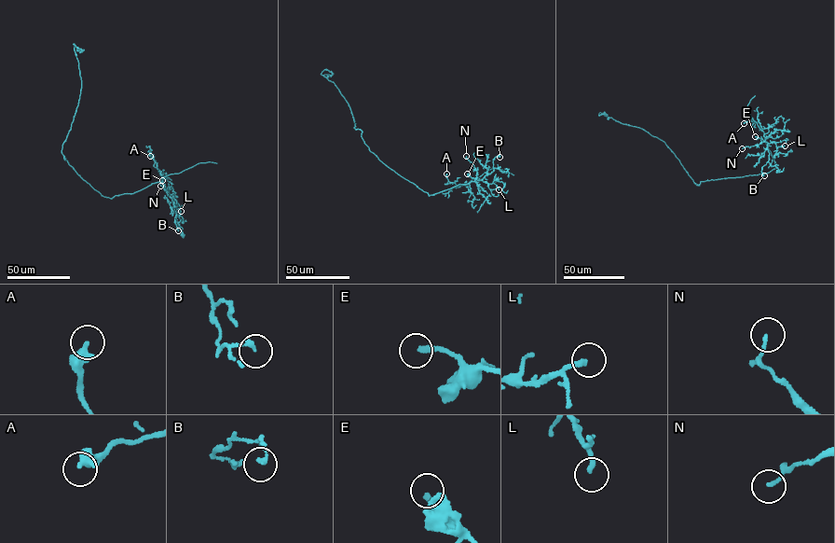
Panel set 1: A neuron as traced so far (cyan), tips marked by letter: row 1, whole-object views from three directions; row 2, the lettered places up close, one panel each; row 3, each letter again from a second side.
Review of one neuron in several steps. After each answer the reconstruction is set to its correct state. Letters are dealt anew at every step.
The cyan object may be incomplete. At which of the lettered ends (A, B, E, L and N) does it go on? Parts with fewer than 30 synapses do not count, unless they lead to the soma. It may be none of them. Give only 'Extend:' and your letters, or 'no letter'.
Extend: no letter

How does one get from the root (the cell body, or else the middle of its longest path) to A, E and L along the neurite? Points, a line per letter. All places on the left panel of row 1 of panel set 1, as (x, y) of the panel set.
A: (76, 173), (102, 195), (111, 199), (163, 181), (150, 156)
E: (76, 173), (102, 195), (111, 199), (133, 193), (157, 182), (162, 182), (165, 190), (162, 180)
L: (76, 173), (102, 195), (111, 199), (161, 182), (181, 211)

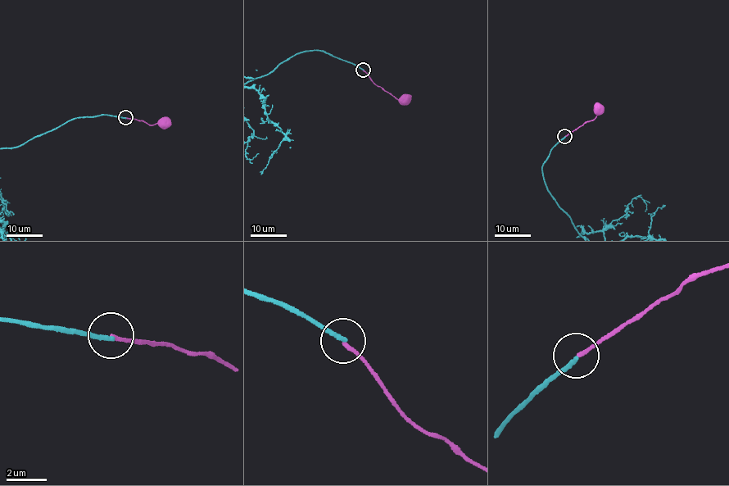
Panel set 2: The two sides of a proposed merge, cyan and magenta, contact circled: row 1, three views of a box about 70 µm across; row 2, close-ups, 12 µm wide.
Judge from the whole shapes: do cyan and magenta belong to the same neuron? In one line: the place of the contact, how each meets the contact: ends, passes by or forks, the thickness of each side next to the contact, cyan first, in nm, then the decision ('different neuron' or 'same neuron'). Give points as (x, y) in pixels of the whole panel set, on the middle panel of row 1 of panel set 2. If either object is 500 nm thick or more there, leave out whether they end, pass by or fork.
place (363, 70); cyan ends; magenta ends; calibres 200 and 180 nm; different neuron

